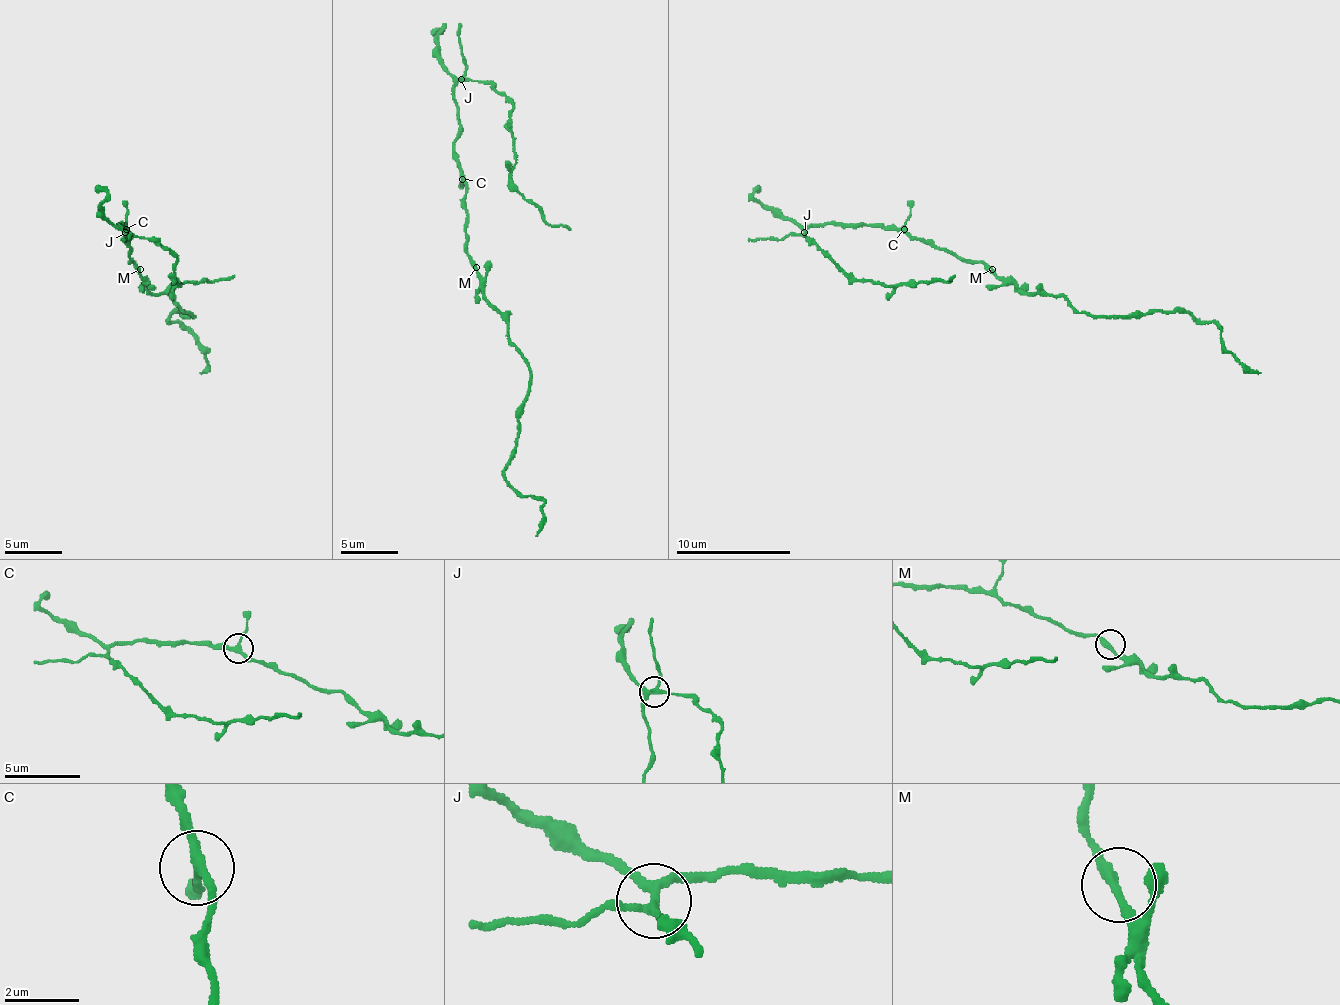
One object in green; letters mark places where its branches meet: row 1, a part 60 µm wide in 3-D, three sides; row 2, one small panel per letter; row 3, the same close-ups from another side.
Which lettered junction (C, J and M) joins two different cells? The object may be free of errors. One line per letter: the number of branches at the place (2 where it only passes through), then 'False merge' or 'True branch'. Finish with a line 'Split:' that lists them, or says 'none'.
C: Branches: 3. True branch
J: Branches: 4. False merge
M: Branches: 2. True branch
Split: J

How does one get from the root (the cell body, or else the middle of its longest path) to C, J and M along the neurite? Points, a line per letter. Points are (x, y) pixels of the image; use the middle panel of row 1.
C: (465, 224), (468, 210), (462, 179)
J: (465, 224), (468, 222), (465, 182), (453, 150), (453, 139), (459, 130), (459, 107), (453, 87), (462, 79)
M: (465, 224), (468, 256), (476, 267)

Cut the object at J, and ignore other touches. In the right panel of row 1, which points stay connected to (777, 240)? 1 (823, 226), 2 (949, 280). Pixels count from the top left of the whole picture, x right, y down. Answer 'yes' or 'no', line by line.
1: no
2: yes

